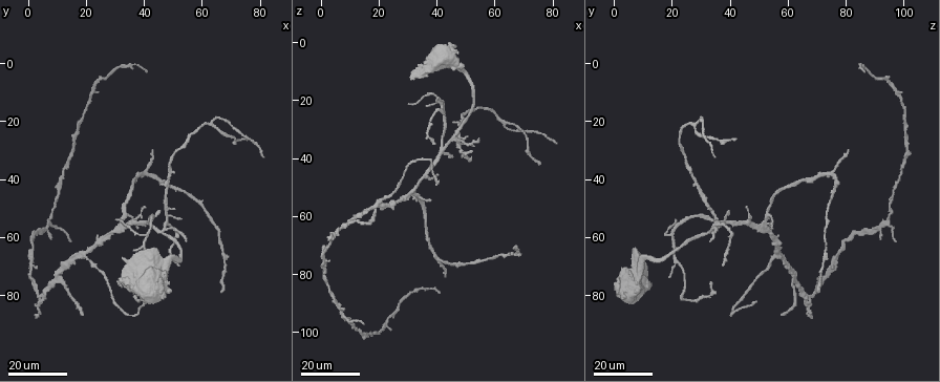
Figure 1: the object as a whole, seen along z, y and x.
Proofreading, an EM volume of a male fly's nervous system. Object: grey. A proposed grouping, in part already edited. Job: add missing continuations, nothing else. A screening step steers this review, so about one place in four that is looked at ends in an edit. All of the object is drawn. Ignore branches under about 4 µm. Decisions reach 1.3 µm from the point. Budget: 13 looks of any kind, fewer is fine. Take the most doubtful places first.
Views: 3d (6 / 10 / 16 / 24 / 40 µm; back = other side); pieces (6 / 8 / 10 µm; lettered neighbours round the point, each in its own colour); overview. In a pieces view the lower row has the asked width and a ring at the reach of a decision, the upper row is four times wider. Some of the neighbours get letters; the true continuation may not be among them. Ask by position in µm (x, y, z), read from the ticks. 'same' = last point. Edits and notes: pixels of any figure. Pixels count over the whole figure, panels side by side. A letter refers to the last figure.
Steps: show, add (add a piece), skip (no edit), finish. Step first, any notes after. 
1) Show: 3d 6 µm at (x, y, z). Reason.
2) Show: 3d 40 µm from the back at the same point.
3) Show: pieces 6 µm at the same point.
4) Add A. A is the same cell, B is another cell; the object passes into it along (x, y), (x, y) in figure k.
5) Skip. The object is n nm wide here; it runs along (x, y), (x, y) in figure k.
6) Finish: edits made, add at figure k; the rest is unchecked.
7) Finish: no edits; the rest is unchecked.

Show: 3d 24 µm at (39, 82, 49). An open end.

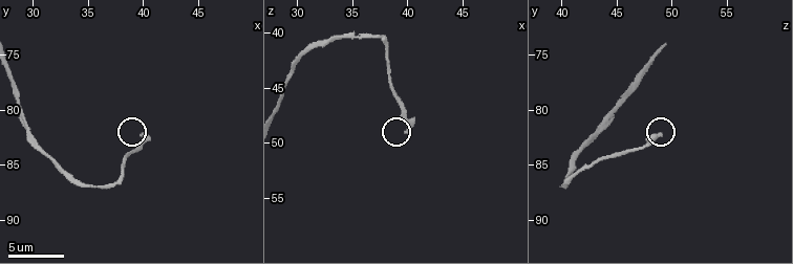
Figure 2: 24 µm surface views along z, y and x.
Show: pieces 8 µm at (40.0, 82.4, 48.8).

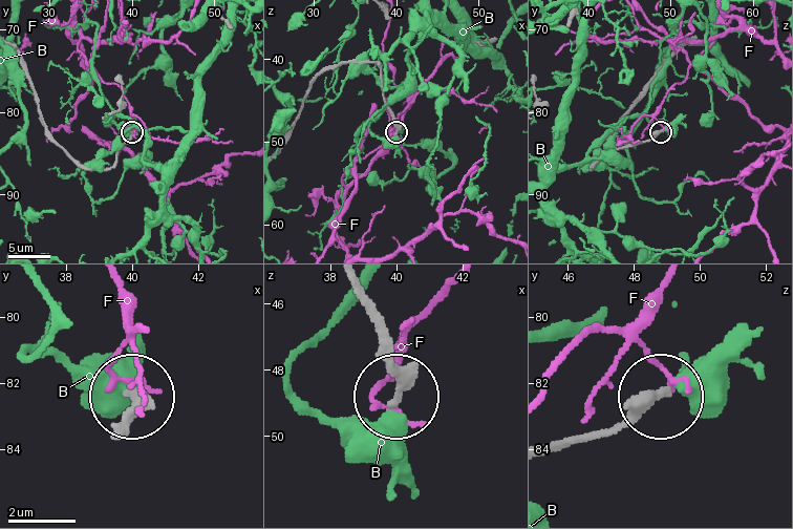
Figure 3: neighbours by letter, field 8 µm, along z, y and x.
Skip. B and F are other cells; it runs along (56, 140), (89, 168), (108, 169), (131, 131) in figure 3; none of them fits.

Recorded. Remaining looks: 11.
Show: 3d 24 µm at (18, 87, 57). Free end.

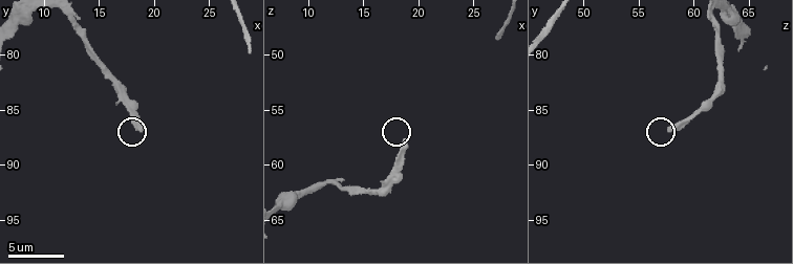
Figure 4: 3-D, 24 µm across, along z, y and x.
Show: pieces 10 µm at (19.0, 86.8, 58.0).

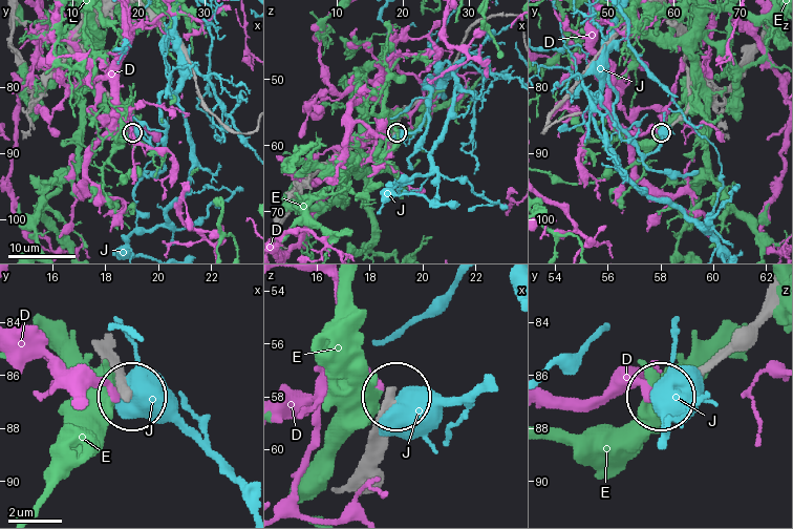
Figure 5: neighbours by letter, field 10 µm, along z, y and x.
Skip. D, E and J are other cells; it runs along (351, 473), (392, 401) in figure 5; none of them fits.

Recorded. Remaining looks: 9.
Show: 3d 24 µm at (14, 61, 97). Branch stops here.

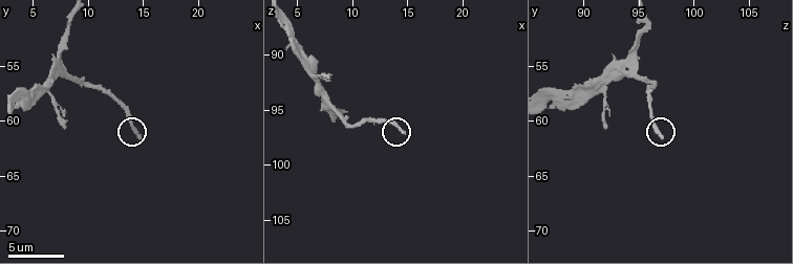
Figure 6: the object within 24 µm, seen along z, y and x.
Show: pieces 6 µm at (14.6, 61.6, 97.2). See the neighbours.

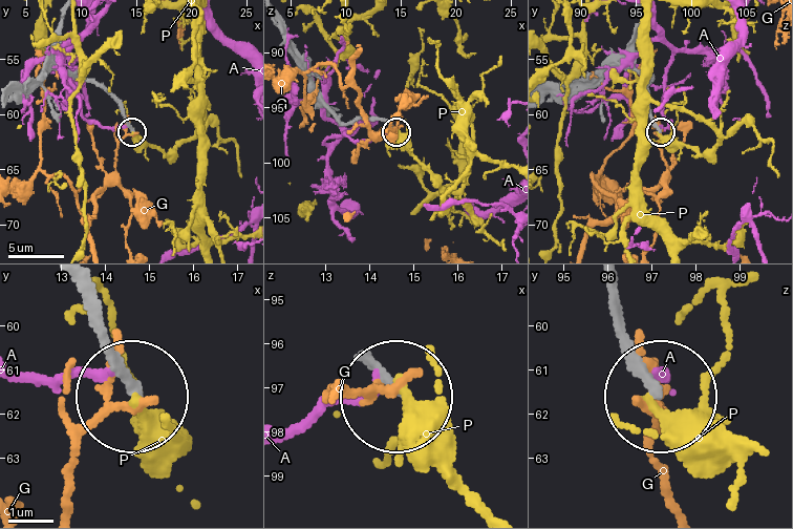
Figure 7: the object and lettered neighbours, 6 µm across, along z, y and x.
Skip. The object is 210 nm wide here; A, G and P are other cells; it runs along (71, 282), (128, 392) in figure 7; none of them fits.

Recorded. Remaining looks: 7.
Show: 3d 24 µm at (52, 54, 36). Thin end.

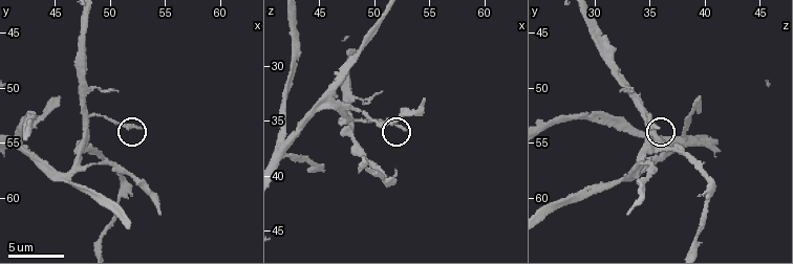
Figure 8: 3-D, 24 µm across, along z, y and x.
Show: 3d 6 µm at (52.8, 53.8, 35.6). Closer look.

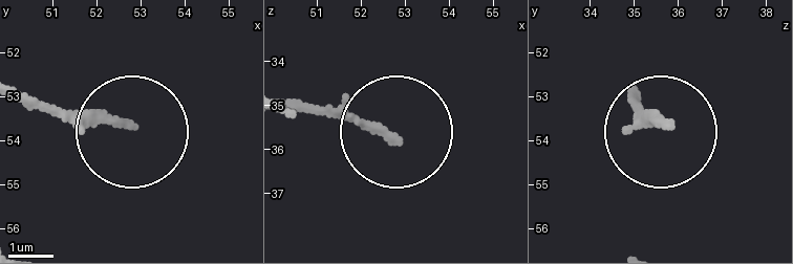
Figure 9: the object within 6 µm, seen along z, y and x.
Show: pieces 6 µm at (52.75, 53.65, 35.80).

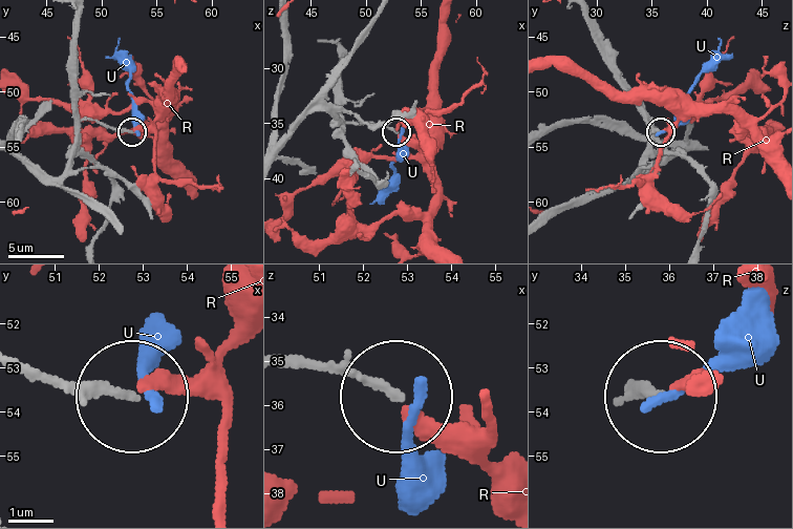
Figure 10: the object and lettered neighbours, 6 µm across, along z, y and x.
Skip. R and U are other cells; it runs along (282, 353), (391, 395) in figure 10; no lettered piece goes on from it.

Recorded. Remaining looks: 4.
Show: pieces 6 µm at (45.4, 50.8, 39.4). Free end.

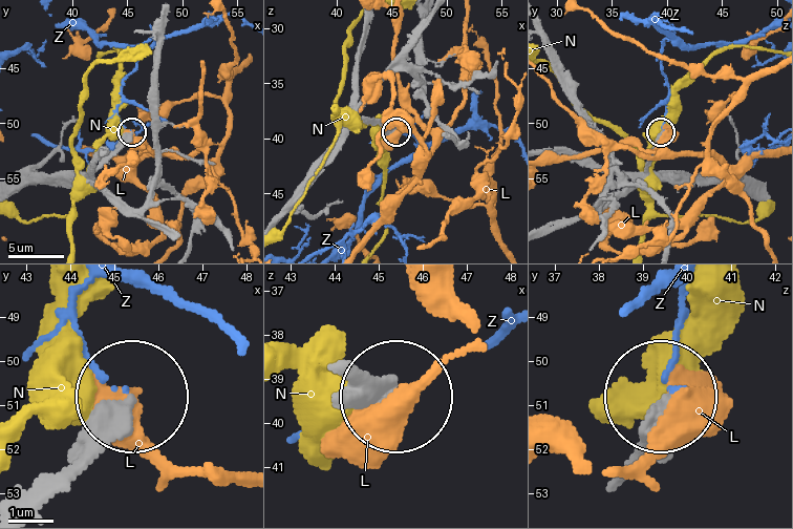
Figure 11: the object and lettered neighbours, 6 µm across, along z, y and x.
Skip. The object is 350 nm wide here; L, N and Z are other cells; it runs along (26, 510), (124, 401) in figure 11; no lettered piece goes on from it.

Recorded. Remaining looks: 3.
Show: 3d 16 µm at (43, 30, 80). An open end.

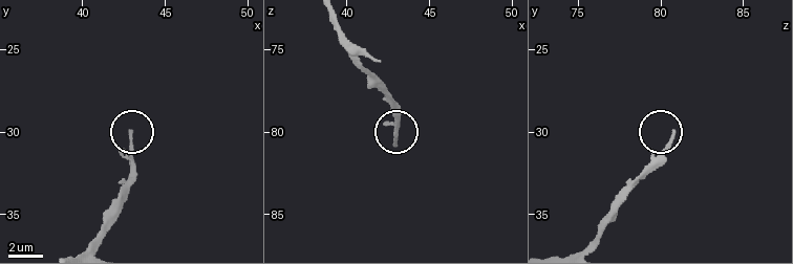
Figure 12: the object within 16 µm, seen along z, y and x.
Show: pieces 10 µm at (42.9, 29.9, 80.9). What lies round it.

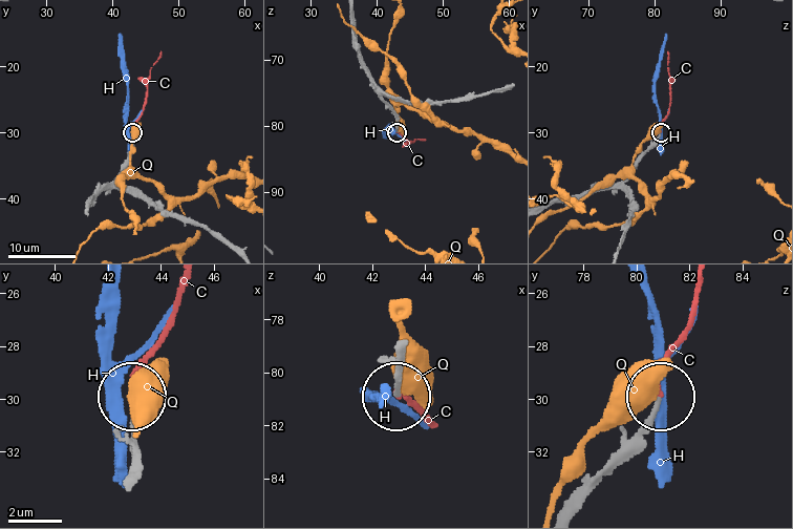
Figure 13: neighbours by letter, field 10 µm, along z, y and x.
Add C. C is the same cell, H and Q are other cells; it goes on there.

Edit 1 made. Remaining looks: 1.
Finish: edits made, add at figure 13; the rest is unchecked.

